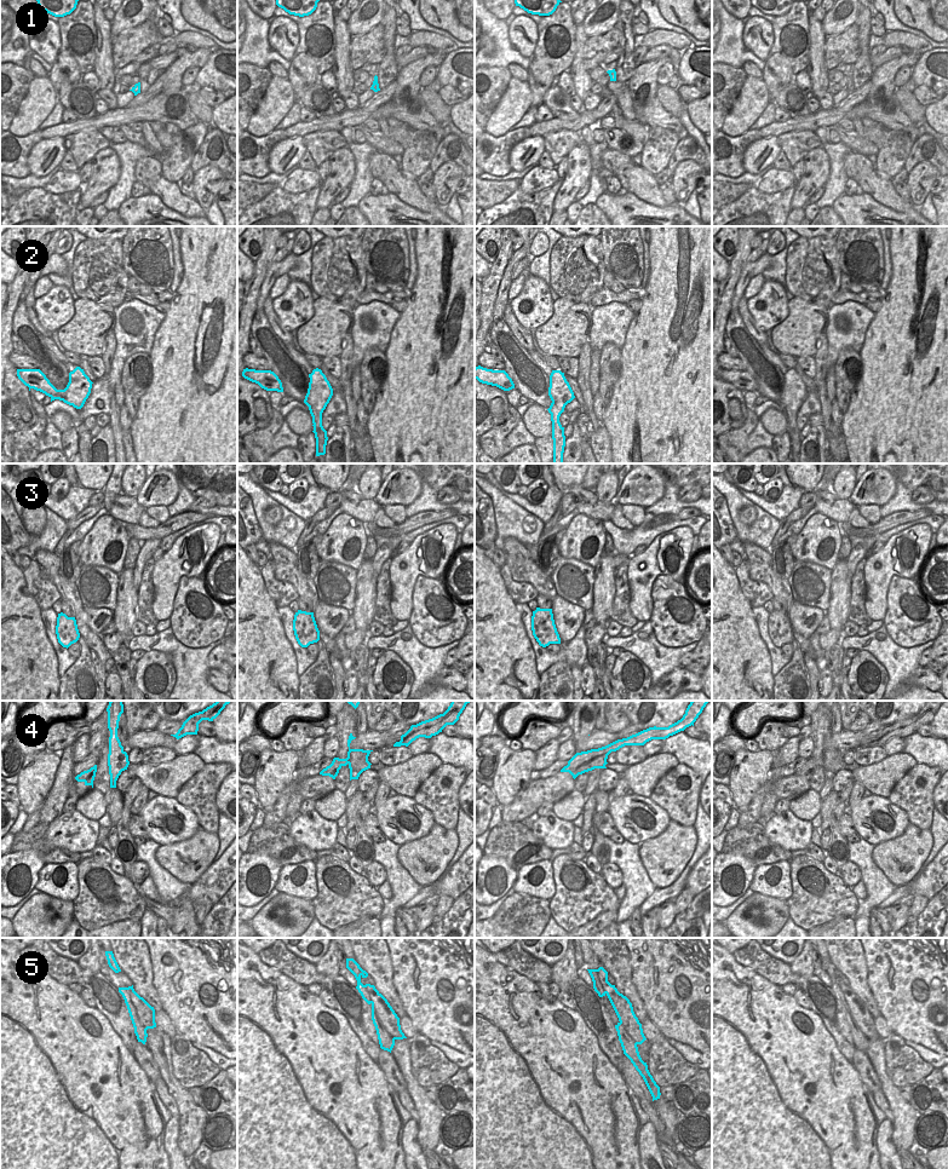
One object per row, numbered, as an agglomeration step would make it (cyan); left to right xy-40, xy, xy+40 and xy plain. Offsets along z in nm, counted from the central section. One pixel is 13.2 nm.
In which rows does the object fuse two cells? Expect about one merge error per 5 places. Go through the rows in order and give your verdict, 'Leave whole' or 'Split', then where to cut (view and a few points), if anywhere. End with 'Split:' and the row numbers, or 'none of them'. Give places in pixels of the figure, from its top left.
1: Leave whole. No split
2: Leave whole. No split
3: Leave whole. No split
4: Split. Split along xy-40 (119, 740), (114, 749), (120, 758)
5: Leave whole. No split
Split: 4.

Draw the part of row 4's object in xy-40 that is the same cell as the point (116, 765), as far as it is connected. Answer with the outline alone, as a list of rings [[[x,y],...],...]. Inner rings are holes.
[[[110,701],[107,708],[108,712],[108,729],[110,731],[109,737],[109,754],[108,754],[108,766],[110,774],[110,788],[116,788],[116,781],[122,771],[127,770],[130,761],[126,753],[125,756],[119,758],[116,755],[115,747],[119,747],[117,729],[120,716],[123,713],[122,701]]]

